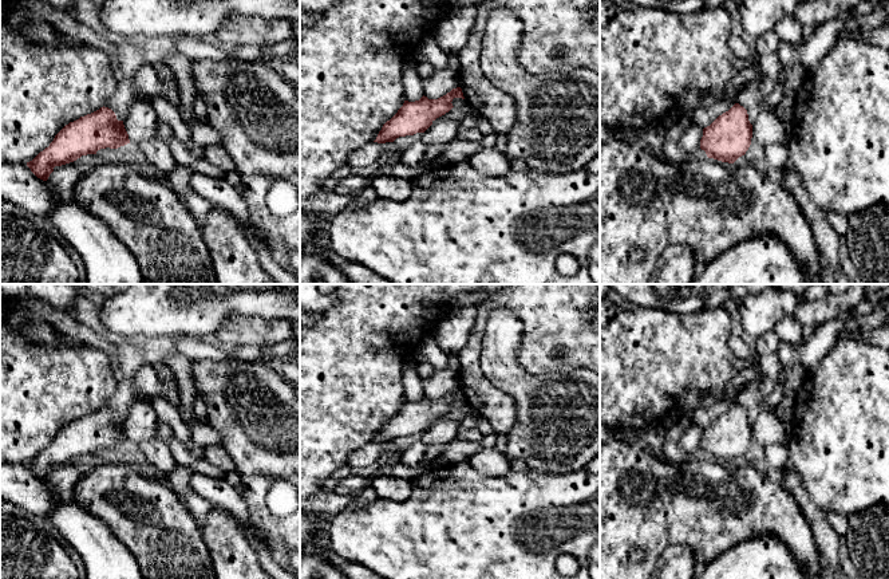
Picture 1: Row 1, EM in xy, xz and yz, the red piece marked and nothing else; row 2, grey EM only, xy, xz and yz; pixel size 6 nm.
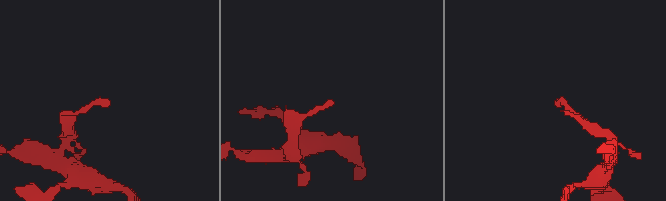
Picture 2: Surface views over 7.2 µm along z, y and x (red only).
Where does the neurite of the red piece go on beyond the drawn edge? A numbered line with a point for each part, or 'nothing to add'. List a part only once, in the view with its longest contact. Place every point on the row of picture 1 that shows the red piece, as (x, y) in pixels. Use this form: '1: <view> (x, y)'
nothing to add

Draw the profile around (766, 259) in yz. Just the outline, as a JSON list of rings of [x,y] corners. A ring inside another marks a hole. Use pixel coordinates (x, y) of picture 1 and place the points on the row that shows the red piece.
[[[763,235],[718,256],[691,284],[805,284],[805,269],[781,239]]]

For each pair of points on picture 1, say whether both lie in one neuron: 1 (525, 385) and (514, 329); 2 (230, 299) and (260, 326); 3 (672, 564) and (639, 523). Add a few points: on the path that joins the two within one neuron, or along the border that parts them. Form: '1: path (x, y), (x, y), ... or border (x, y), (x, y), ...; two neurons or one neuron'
1: path (512, 371), (509, 369), (509, 342); one neuron
2: border (279, 319), (230, 315), (218, 327); two neurons
3: border (694, 552), (687, 546), (671, 544), (655, 564); two neurons

